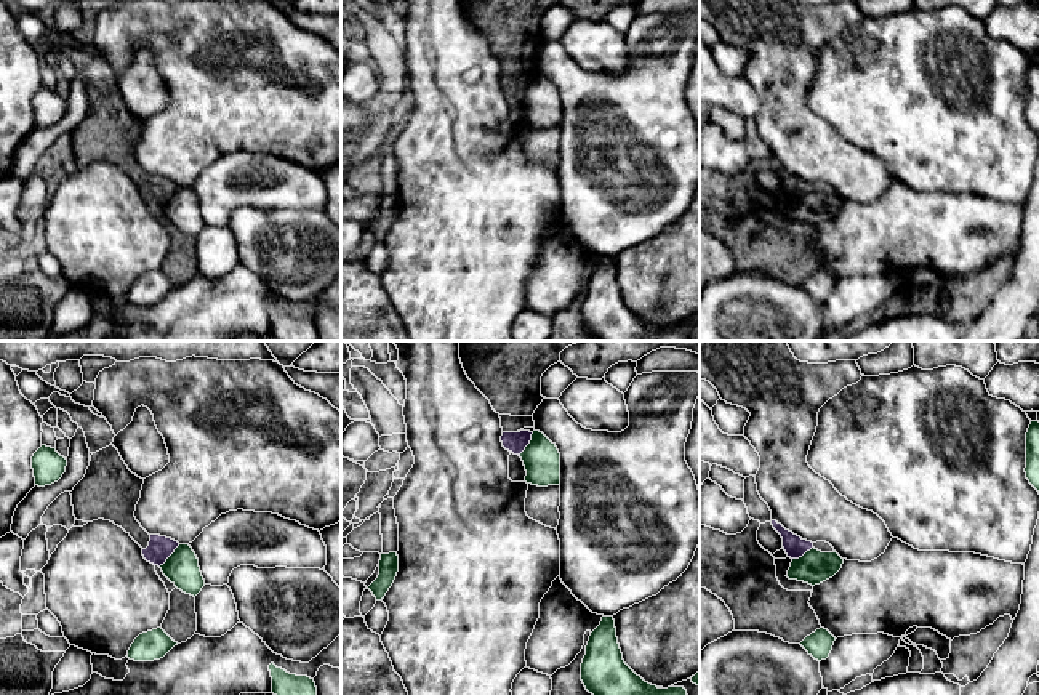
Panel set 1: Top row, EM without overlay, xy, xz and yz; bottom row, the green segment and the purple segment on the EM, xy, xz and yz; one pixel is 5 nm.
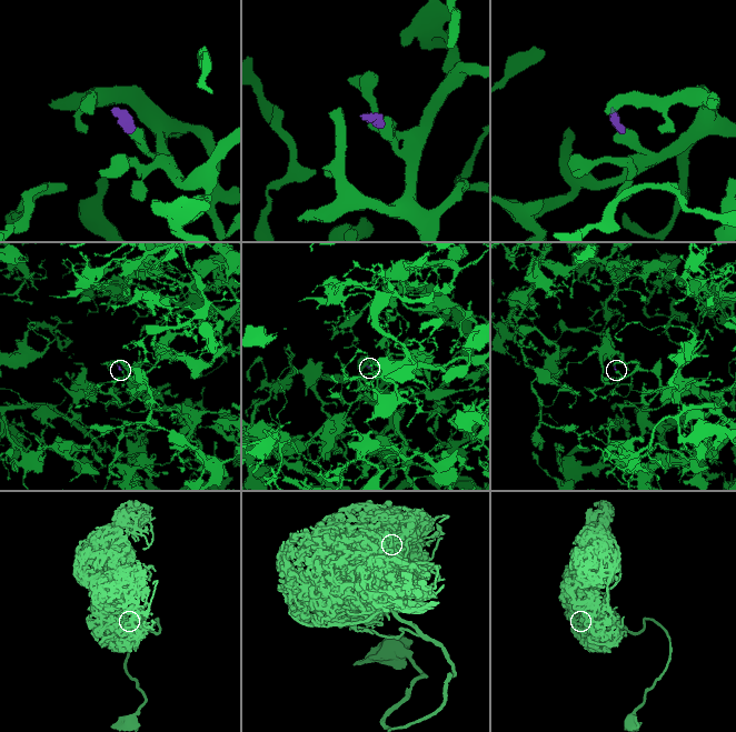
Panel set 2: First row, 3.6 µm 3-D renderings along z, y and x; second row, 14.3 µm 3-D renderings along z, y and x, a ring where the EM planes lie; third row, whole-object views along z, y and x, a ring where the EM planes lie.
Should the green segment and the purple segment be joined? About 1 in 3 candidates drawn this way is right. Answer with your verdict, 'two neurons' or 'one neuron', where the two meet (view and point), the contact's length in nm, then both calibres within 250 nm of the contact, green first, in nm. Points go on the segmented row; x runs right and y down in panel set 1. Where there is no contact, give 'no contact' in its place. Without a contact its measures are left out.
two neurons; meets green in xy at (170, 556); contact 160 nm long; 170 nm thick on the green side, 120 nm on the other

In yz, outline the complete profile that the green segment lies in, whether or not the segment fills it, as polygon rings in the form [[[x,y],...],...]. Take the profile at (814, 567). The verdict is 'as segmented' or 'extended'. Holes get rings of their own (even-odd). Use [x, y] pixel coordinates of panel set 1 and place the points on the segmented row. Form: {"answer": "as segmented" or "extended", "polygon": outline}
{"answer": "as segmented", "polygon": [[[812,548],[802,557],[792,559],[786,576],[815,586],[832,578],[842,564],[844,559],[836,551],[821,552]]]}

